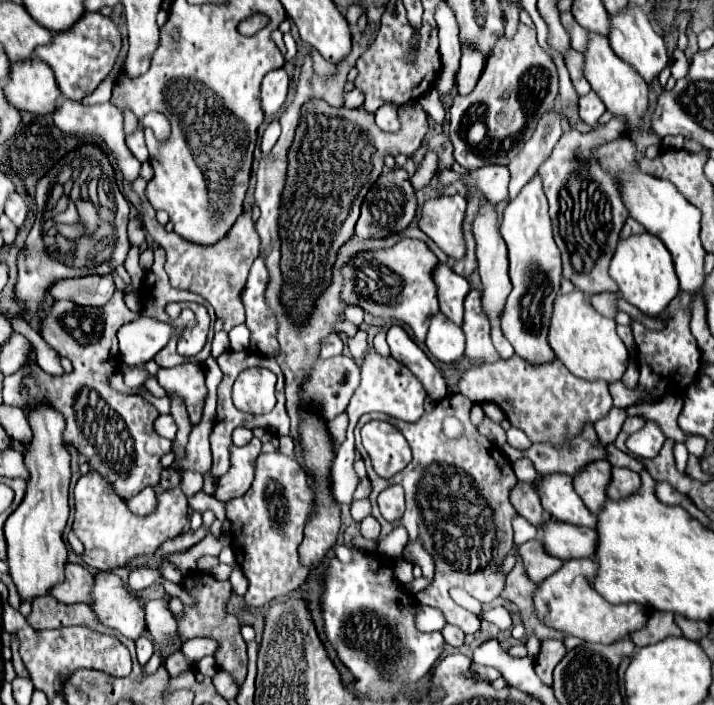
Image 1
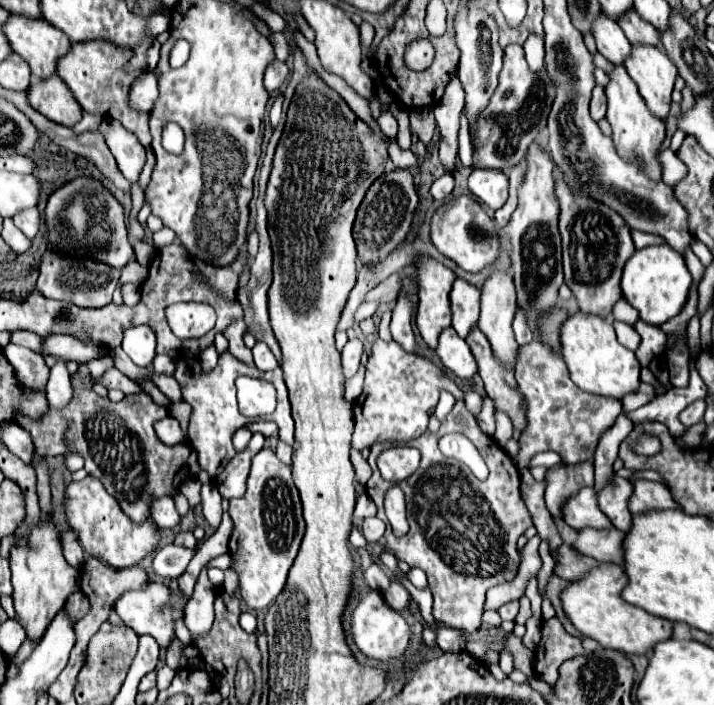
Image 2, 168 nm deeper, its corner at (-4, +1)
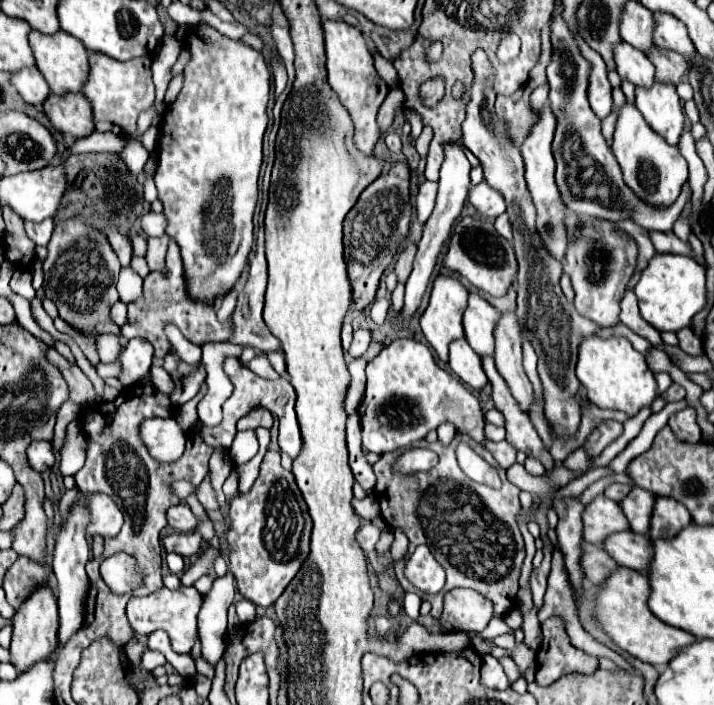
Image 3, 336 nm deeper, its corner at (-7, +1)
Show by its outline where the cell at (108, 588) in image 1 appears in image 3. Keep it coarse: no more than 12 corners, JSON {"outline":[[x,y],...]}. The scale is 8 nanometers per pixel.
{"outline":[[161,587],[131,597],[127,617],[137,635],[163,629],[173,651],[197,641],[203,597],[195,587]]}

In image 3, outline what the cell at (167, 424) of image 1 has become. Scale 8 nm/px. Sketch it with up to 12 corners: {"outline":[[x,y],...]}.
{"outline":[[173,417],[145,419],[139,435],[149,455],[173,463],[185,431]]}

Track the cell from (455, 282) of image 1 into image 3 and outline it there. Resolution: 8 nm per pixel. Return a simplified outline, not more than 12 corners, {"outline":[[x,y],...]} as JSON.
{"outline":[[475,293],[463,315],[469,345],[481,357],[495,353],[501,313]]}

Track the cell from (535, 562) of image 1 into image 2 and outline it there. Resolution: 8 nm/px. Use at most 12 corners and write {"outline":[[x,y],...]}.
{"outline":[[566,543],[550,551],[554,575],[576,581],[598,561]]}

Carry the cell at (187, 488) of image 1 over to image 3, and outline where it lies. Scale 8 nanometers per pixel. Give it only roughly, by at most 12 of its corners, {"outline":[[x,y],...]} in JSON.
{"outline":[[175,481],[171,487],[181,501],[189,493],[195,493],[195,487],[187,481]]}

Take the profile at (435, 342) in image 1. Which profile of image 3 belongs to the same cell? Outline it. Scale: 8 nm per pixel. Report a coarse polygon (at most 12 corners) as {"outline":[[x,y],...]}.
{"outline":[[465,339],[451,343],[449,367],[471,389],[487,385],[481,357]]}

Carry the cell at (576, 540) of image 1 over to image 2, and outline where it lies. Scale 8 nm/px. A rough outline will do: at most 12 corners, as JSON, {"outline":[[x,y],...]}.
{"outline":[[580,529],[572,547],[596,561],[622,563],[618,529]]}

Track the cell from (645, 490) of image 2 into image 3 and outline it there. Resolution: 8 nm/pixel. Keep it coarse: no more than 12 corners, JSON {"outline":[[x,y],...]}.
{"outline":[[657,497],[651,539],[669,539],[691,515],[671,497]]}

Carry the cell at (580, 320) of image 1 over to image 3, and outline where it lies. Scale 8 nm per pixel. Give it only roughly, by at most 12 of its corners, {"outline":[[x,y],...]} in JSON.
{"outline":[[589,335],[577,379],[601,409],[635,417],[657,397],[645,357]]}

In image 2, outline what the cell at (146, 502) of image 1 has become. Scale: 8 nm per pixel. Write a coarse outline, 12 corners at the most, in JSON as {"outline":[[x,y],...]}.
{"outline":[[172,497],[154,499],[152,521],[160,529],[180,523]]}

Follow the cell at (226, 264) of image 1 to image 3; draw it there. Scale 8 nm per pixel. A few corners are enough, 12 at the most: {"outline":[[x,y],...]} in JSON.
{"outline":[[265,355],[247,363],[253,373],[265,379],[279,379]]}

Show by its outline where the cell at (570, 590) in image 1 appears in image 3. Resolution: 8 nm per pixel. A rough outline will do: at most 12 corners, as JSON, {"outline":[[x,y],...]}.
{"outline":[[619,567],[595,617],[633,657],[667,665],[697,639],[661,623],[645,573]]}

